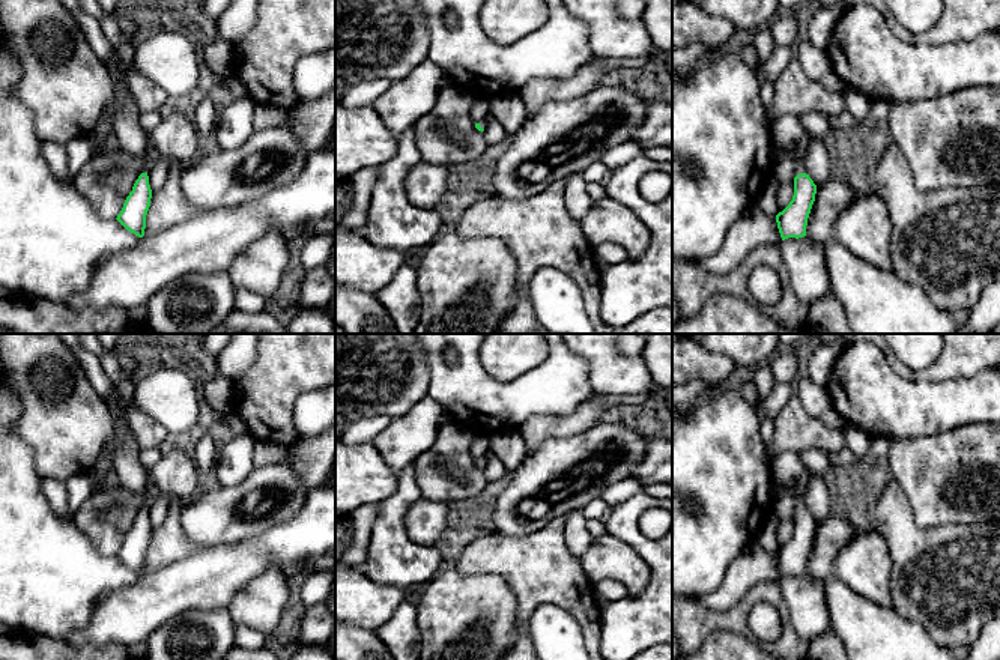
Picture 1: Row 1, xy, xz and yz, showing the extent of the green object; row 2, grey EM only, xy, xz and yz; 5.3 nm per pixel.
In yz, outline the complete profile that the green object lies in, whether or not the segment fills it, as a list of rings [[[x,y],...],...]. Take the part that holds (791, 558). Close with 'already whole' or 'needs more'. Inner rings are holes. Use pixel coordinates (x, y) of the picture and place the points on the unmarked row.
[[[803,495],[795,496],[797,513],[794,514],[794,532],[789,541],[776,552],[782,577],[806,573],[808,555],[815,538],[817,522],[805,510]]]; needs more

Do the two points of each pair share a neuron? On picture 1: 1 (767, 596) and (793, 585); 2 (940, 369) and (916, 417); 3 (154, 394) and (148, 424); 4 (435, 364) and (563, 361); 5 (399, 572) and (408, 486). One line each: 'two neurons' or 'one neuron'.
1: two neurons
2: two neurons
3: two neurons
4: one neuron
5: one neuron

